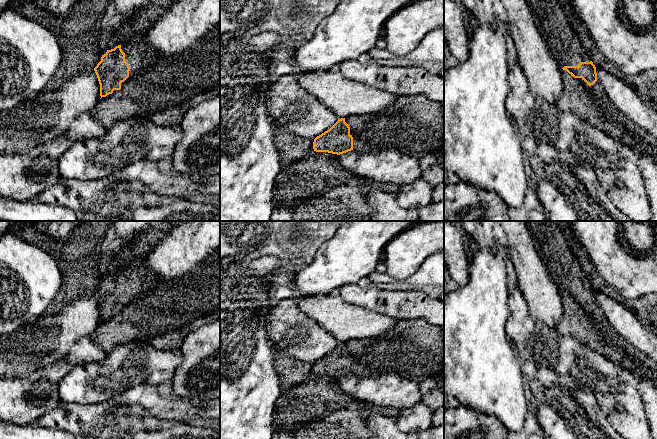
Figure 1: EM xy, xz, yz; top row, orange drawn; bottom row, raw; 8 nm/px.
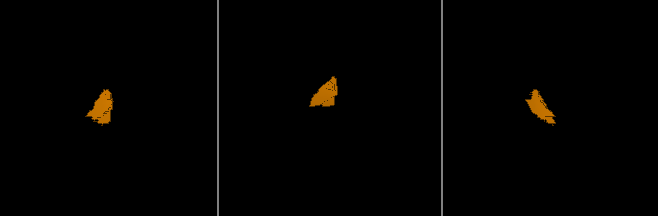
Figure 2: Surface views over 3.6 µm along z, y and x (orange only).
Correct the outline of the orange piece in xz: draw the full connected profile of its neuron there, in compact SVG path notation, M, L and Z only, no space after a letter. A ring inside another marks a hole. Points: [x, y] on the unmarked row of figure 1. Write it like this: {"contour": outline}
{"contour": "M345 342L338 343L329 354L317 360L313 366L313 373L316 376L337 379L353 374L353 361Z"}

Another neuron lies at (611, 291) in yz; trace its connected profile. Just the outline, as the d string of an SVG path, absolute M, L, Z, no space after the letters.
M607 287L606 293L619 303L627 304L621 294L614 287Z

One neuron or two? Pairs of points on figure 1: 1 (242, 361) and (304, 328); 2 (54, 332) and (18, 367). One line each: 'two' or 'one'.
1: two
2: one

